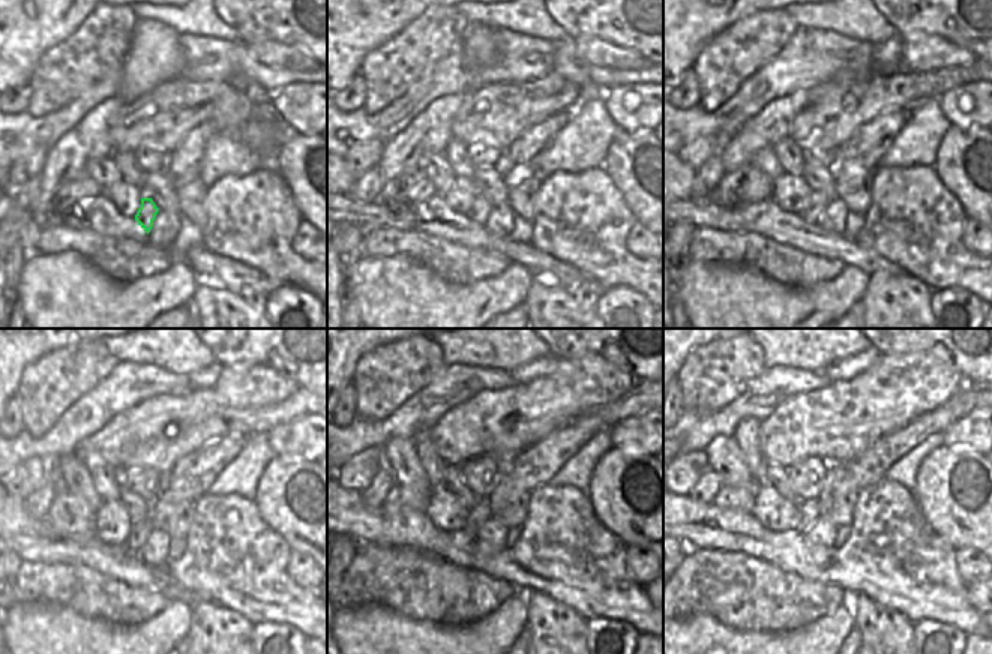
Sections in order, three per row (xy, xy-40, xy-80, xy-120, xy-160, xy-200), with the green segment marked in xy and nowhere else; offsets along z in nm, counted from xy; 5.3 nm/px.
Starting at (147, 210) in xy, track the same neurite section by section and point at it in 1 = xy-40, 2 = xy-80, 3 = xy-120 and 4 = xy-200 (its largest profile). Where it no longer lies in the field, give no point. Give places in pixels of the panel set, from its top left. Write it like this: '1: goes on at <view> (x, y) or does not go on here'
1: goes on at xy-40 (479, 212)
2: goes on at xy-80 (817, 201)
3: goes on at xy-120 (140, 533)
4: goes on at xy-200 (809, 507)

